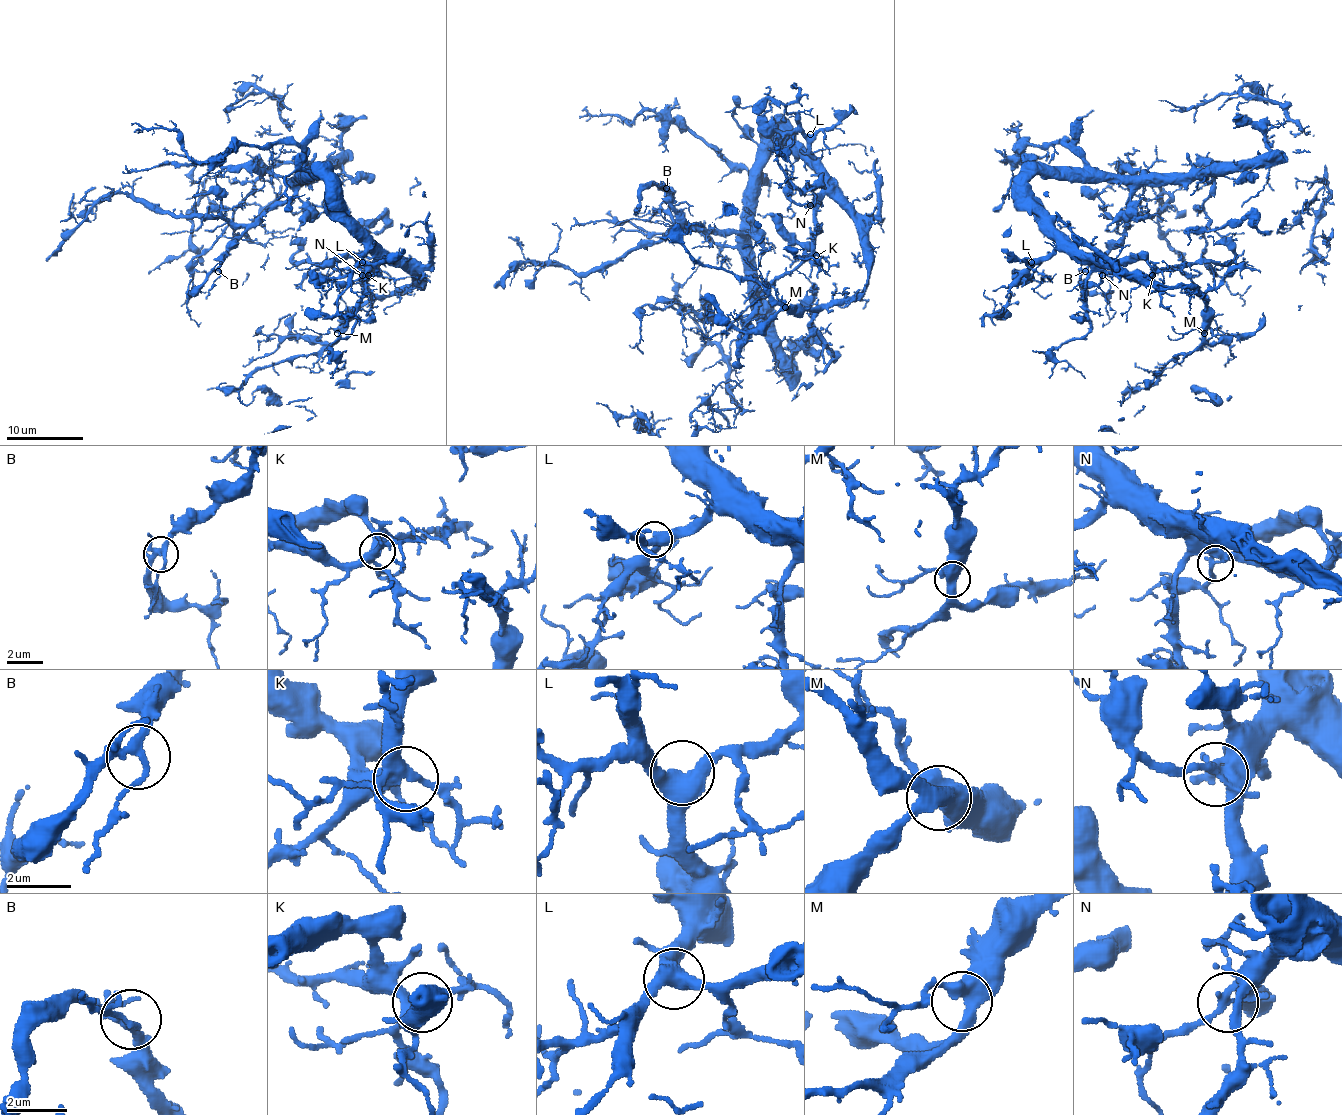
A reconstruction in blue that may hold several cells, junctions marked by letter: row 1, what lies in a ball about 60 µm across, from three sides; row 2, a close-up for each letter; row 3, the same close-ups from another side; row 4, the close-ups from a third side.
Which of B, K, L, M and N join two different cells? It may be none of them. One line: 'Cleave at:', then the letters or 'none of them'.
Cleave at: none of them

